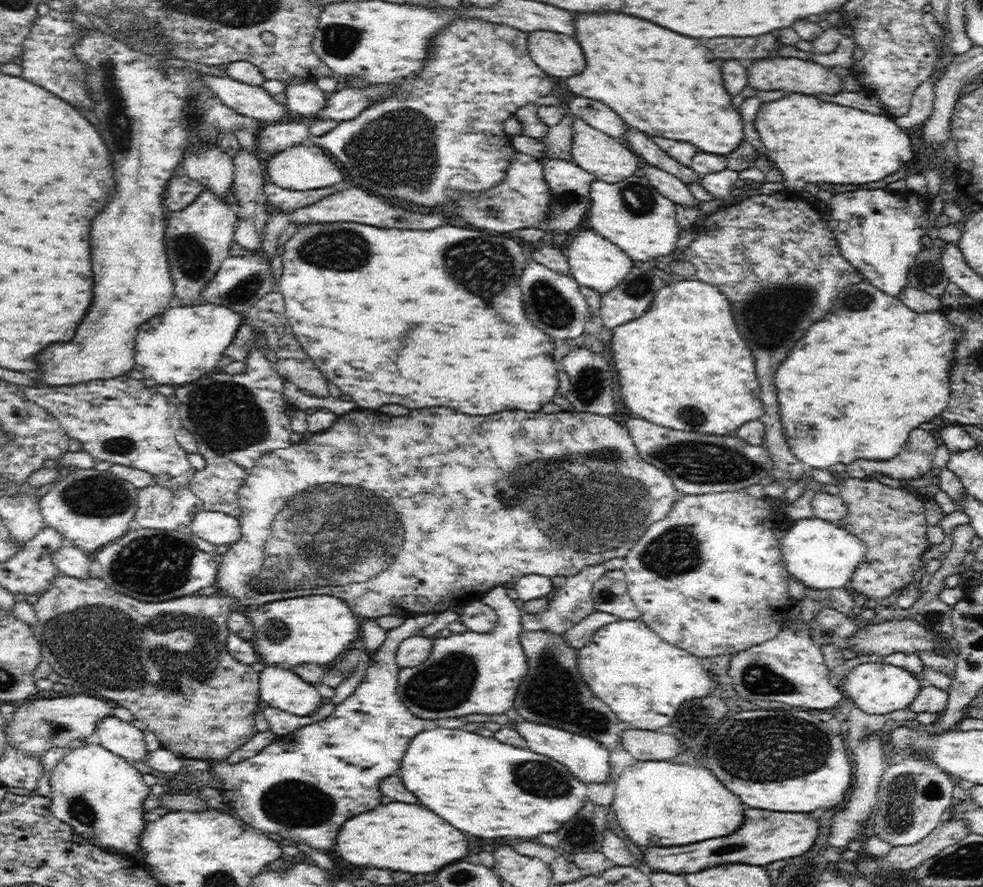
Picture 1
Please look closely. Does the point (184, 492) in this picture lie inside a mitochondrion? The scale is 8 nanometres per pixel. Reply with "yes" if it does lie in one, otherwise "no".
no

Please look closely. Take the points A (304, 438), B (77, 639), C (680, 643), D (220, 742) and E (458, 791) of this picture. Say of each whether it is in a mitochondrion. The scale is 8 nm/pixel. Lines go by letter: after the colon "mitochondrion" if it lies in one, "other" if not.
A: other
B: mitochondrion
C: other
D: other
E: other

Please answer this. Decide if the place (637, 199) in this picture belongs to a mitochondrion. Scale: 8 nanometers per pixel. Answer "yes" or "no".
yes

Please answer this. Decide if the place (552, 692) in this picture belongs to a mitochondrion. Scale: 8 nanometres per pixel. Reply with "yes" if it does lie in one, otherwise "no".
yes

